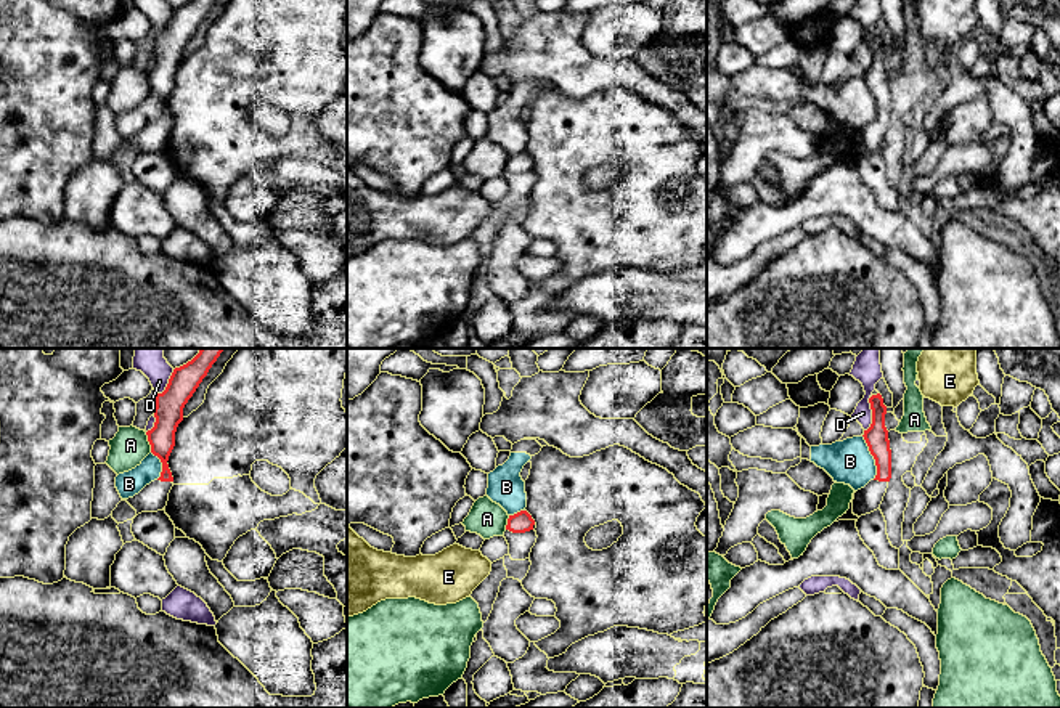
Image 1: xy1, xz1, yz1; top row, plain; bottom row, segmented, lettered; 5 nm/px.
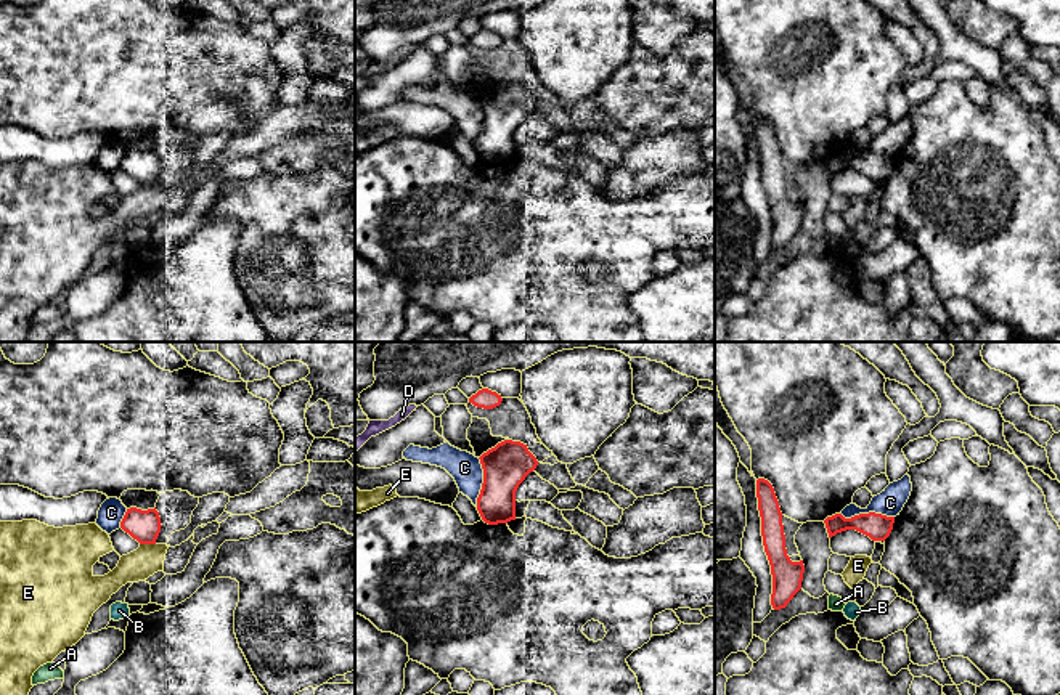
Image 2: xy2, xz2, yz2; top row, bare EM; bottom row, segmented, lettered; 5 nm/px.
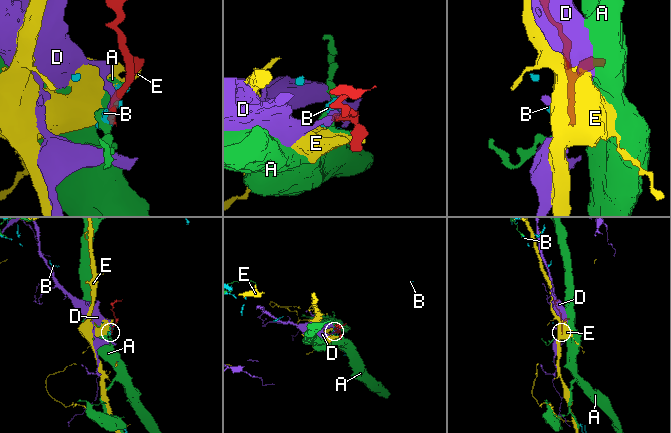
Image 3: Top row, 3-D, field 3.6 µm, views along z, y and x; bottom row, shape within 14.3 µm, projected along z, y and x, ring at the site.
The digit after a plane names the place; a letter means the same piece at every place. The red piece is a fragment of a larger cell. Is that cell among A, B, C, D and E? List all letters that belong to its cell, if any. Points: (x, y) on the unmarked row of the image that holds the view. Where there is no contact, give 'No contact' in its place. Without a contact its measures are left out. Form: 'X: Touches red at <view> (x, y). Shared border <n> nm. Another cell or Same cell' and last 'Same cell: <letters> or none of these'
A: Touches red at xy1 (150, 82). Shared border 110 nm. Another cell
B: Touches red at yz1 (874, 98). Shared border 240 nm. Another cell
C: Touches red at yz2 (868, 154). Shared border 280 nm. Another cell
D: Touches red at yz1 (872, 55). Shared border 180 nm. Another cell
E: Touches red at xy2 (148, 183). Shared border 80 nm. Another cell
Same cell: none of these

